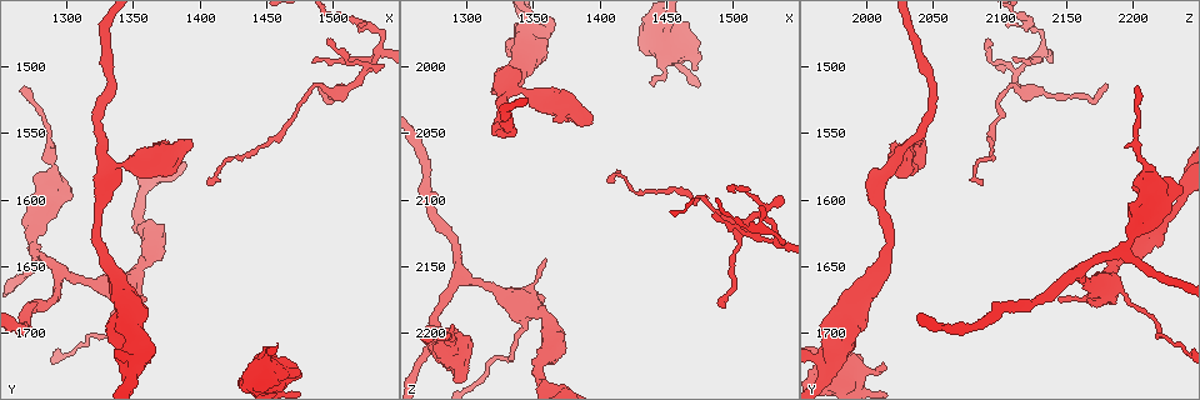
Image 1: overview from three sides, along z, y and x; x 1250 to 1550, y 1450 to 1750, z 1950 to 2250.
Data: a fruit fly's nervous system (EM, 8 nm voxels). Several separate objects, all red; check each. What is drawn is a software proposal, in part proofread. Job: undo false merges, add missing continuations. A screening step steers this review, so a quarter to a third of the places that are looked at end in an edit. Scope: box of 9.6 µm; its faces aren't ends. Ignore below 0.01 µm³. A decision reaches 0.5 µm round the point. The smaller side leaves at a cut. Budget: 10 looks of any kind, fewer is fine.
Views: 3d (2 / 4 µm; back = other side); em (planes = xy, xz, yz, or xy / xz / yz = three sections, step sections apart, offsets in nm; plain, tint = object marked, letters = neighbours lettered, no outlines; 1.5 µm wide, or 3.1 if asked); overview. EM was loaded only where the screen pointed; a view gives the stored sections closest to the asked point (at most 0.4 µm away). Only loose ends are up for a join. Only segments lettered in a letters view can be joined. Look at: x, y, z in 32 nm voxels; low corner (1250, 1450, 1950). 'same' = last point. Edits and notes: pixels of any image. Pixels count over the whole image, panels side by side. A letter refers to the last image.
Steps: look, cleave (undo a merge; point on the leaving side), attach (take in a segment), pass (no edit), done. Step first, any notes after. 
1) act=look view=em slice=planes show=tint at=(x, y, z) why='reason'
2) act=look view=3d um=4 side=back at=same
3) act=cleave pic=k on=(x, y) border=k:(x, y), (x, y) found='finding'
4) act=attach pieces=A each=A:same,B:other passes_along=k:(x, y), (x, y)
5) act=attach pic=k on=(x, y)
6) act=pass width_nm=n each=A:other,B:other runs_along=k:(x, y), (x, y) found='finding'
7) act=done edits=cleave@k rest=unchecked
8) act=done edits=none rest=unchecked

act=look view=3d um=2 side=back at=(1268, 1516, 2202) why='tapers out'

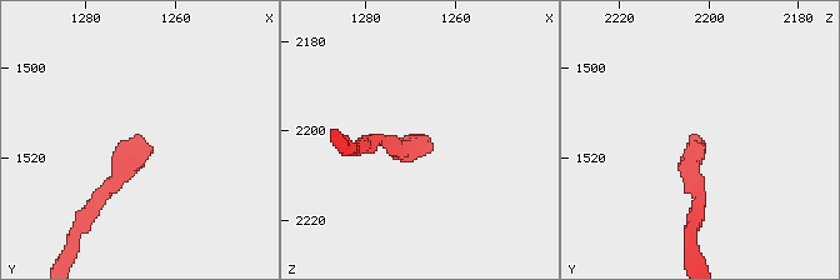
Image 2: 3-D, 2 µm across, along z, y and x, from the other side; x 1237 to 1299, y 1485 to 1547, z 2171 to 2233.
act=look view=em slice=yz step=8 show=plain at=(1268, 1515, 2204)

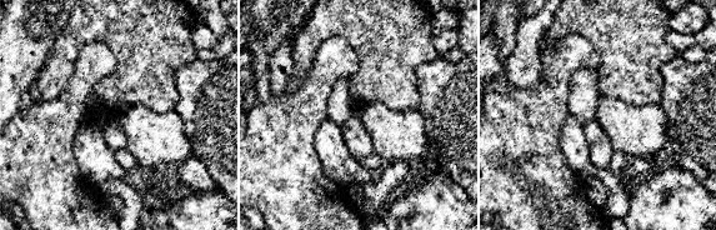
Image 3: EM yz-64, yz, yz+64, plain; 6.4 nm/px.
act=look view=em slice=yz step=8 show=letters at=same

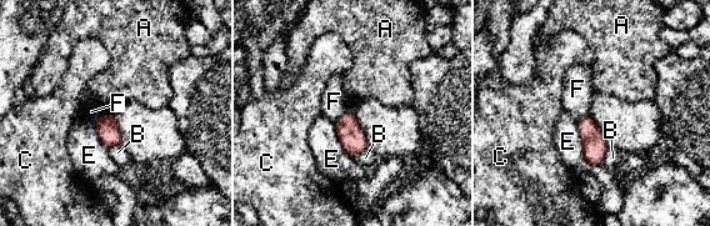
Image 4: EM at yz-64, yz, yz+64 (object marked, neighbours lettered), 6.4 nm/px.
act=pass longest_contact=E:320nm each=A:other,B:other,C:other,E:other,F:other found='none of them fits'

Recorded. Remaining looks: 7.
act=look view=em slice=xy step=4 show=tint at=(1274, 1638, 2194) why='branch point'

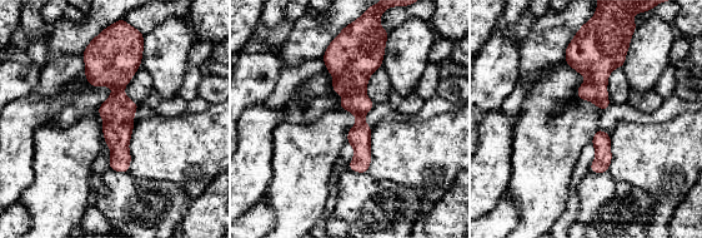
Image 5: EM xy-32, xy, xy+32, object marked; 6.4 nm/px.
act=look view=em slice=xy step=4 show=letters at=same why='what lies round it'

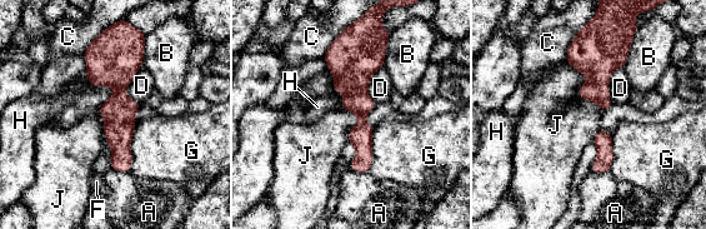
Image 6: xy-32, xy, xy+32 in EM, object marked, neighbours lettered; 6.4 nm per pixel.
act=pass each=A:other,B:other,C:other,D:other,F:other,G:other,H:other,J:other runs_along=6:(105, 53), (119, 75), (125, 169) found='one cell here'

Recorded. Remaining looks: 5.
act=look view=em slice=xz step=8 show=letters at=(1358, 1622, 2218) why='thick turns thin'

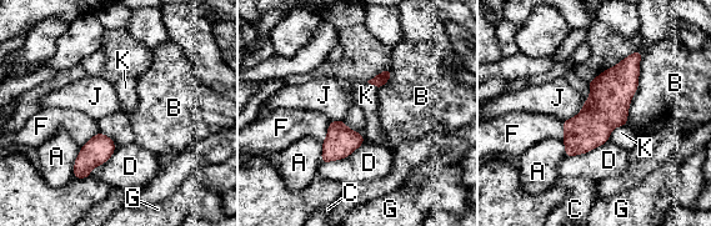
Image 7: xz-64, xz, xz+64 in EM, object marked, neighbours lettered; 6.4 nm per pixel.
act=pass each=A:other,B:other,C:other,D:other,F:other,G:other,J:other,K:other runs_along=7:(636, 55), (569, 152) found='all the same cell'

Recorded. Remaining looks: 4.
act=look view=em slice=planes show=plain at=(1446, 1728, 1992) why='sudden change in width'

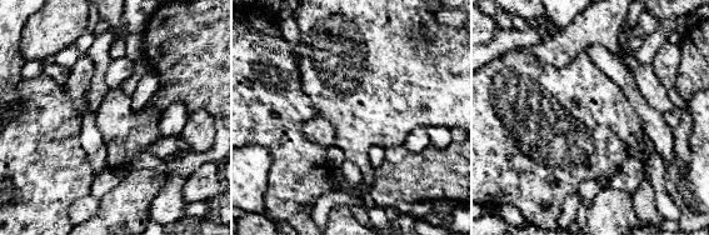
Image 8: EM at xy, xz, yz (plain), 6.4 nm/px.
act=look view=em slice=planes show=letters at=same why='what lies round it'

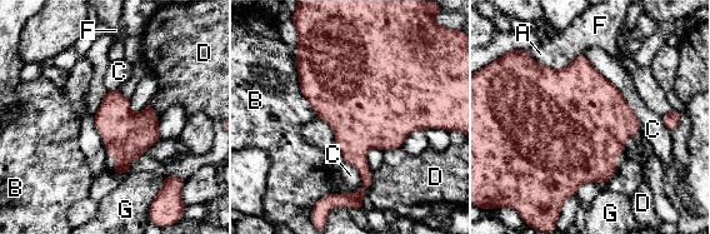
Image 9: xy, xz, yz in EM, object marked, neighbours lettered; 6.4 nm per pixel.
act=pass width_nm=550 longest_contact=C:650nm each=A:other,B:other,C:other,D:other,F:other,G:other found='continuous, no second cell'

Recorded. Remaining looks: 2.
act=done edits=none rest=unchecked

